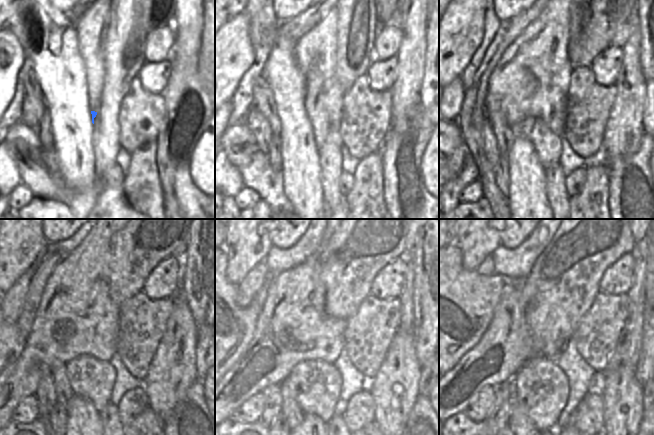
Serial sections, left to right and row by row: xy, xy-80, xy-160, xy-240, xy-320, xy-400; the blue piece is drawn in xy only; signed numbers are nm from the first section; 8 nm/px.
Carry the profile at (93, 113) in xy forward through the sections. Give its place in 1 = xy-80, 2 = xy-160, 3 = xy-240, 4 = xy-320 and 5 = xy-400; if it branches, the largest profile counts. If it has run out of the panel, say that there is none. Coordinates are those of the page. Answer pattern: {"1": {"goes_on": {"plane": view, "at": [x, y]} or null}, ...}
{"1": {"goes_on": {"plane": "xy-80", "at": [320, 124]}}, "2": {"goes_on": {"plane": "xy-160", "at": [548, 146]}}, "3": {"goes_on": {"plane": "xy-240", "at": [90, 378]}}, "4": {"goes_on": {"plane": "xy-320", "at": [316, 384]}}, "5": {"goes_on": {"plane": "xy-400", "at": [540, 386]}}}

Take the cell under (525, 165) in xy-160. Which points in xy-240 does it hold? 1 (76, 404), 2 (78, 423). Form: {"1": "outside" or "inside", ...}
{"1": "inside", "2": "inside"}

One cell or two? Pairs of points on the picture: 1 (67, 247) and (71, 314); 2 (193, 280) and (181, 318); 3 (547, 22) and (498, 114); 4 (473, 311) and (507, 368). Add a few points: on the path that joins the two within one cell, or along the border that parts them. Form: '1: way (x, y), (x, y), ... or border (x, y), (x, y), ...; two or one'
1: border (84, 239), (64, 257); two
2: border (179, 289), (193, 319), (197, 323); two
3: border (488, 94), (497, 98), (506, 121), (513, 127); two
4: border (494, 308), (494, 313), (488, 327), (471, 349); two

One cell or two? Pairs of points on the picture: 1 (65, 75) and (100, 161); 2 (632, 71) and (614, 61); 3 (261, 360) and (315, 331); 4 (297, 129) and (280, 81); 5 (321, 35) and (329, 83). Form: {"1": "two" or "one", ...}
{"1": "two", "2": "two", "3": "one", "4": "one", "5": "one"}

